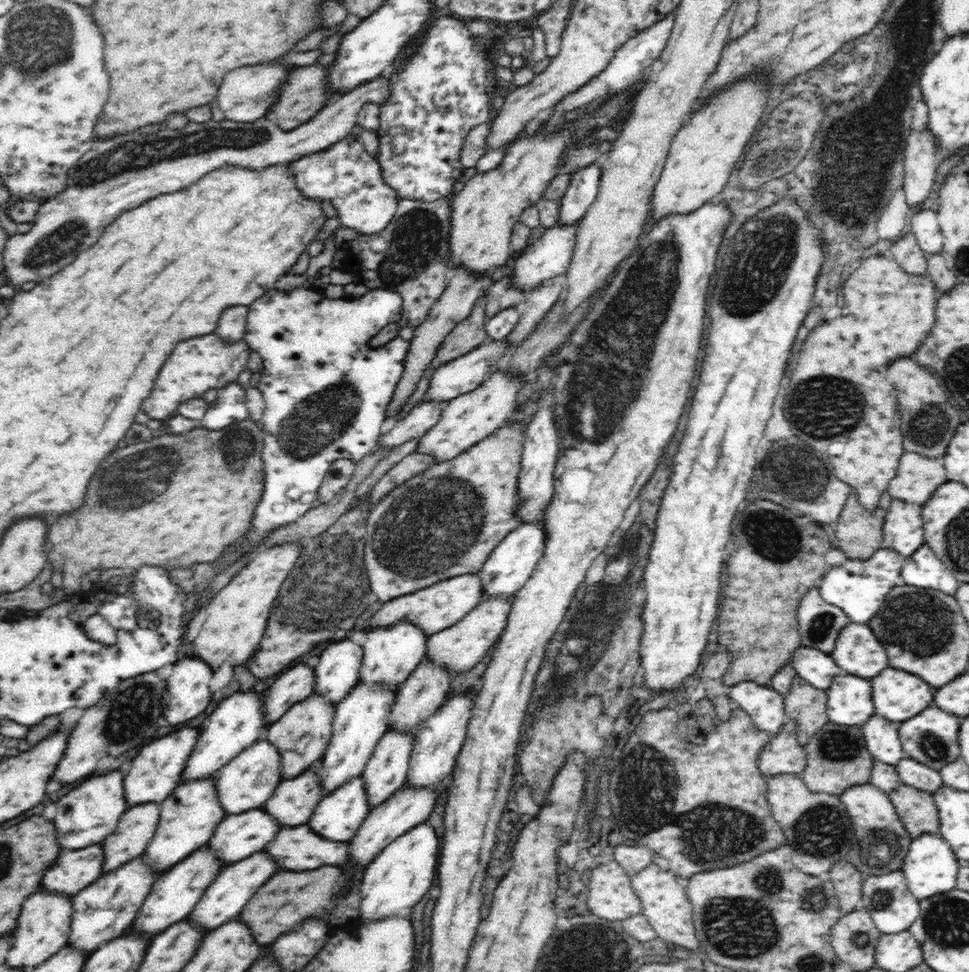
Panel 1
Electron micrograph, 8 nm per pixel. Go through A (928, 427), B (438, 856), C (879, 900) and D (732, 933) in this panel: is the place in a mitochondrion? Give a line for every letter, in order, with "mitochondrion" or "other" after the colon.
A: mitochondrion
B: other
C: mitochondrion
D: mitochondrion

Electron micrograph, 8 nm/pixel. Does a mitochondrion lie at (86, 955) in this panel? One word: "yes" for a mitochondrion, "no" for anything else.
no

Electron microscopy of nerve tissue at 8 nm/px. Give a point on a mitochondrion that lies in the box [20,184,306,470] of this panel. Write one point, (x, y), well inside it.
(237, 444)

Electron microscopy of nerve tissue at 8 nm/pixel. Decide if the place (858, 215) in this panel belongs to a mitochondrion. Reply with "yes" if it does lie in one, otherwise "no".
yes

